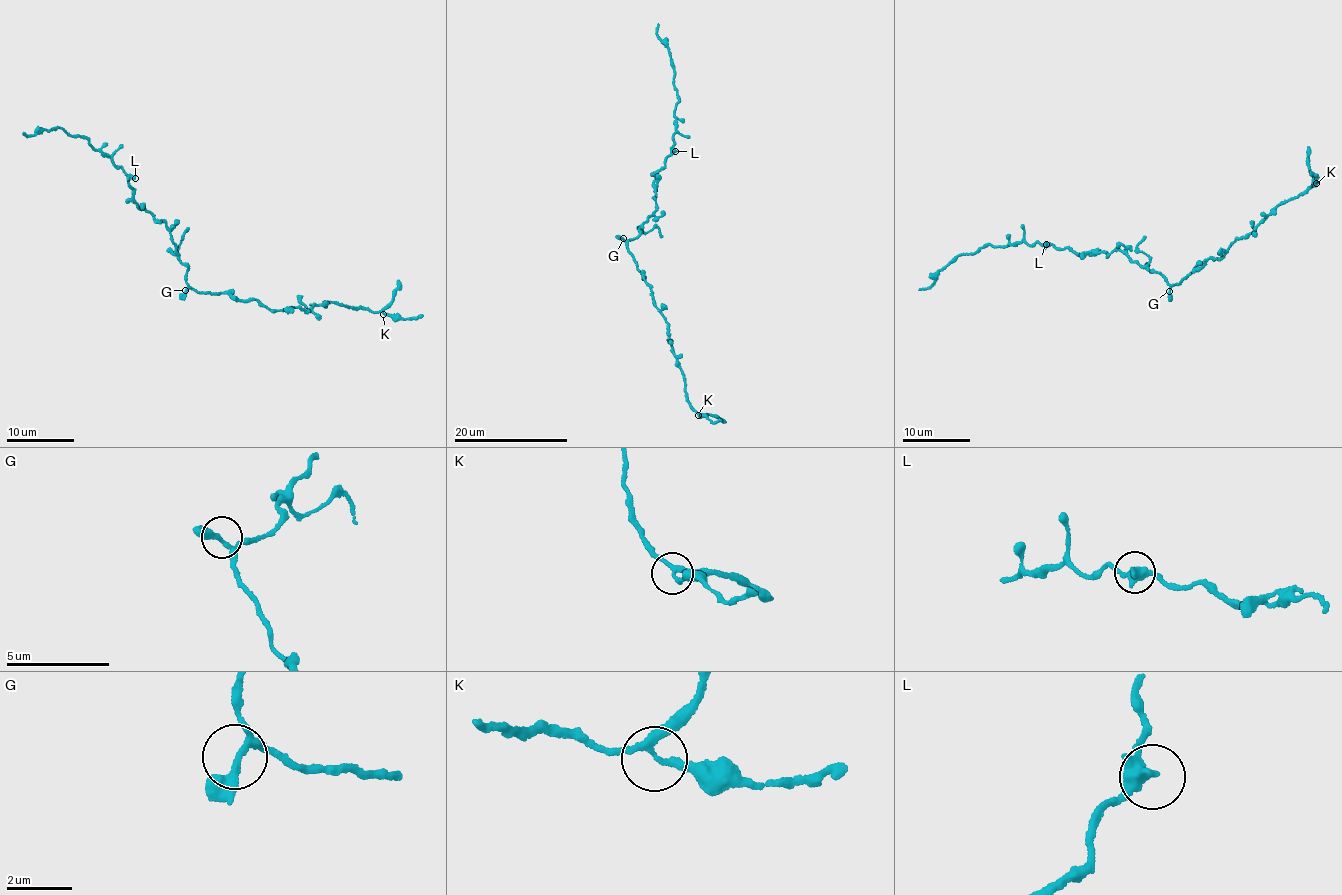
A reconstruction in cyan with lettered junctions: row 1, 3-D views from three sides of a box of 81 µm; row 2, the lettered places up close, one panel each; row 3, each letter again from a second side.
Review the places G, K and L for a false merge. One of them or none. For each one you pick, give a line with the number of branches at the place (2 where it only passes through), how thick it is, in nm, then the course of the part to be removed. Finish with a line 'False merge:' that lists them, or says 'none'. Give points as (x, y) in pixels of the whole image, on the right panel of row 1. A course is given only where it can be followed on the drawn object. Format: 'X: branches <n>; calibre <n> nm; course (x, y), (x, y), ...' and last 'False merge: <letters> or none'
False merge: none

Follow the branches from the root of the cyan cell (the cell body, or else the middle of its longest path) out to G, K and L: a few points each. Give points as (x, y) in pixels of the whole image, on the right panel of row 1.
G: (1157, 273), (1166, 281), (1169, 291)
K: (1157, 273), (1181, 284), (1206, 259), (1224, 256), (1231, 242), (1249, 236), (1277, 205), (1316, 182)
L: (1157, 273), (1142, 268), (1118, 250), (1107, 255), (1090, 251), (1076, 255), (1067, 248), (1059, 250), (1046, 244)

